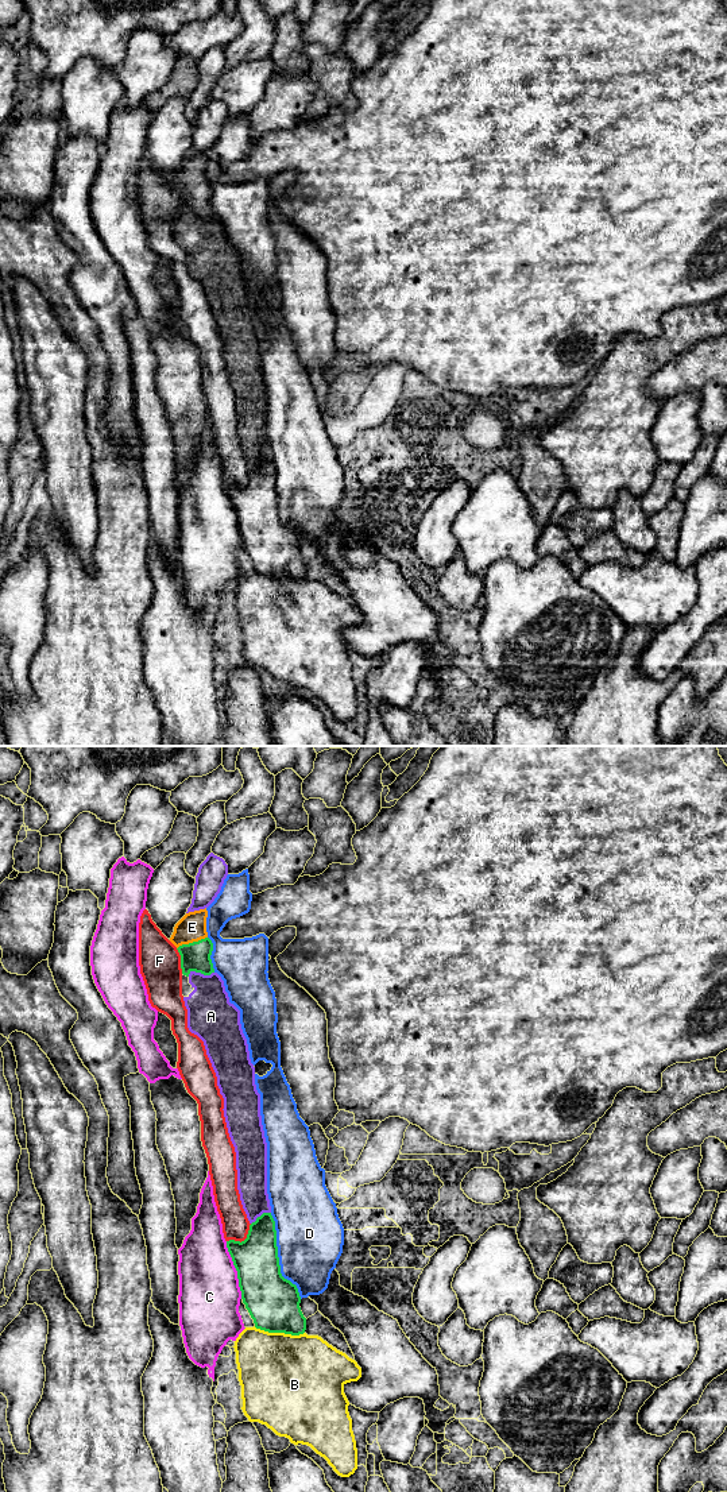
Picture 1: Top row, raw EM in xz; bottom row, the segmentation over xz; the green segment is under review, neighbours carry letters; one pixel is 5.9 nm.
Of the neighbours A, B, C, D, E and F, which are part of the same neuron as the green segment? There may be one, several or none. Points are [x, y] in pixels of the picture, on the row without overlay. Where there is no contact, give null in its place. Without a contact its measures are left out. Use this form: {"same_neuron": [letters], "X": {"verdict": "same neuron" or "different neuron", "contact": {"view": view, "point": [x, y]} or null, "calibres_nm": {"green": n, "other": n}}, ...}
{"same_neuron": ["E"], "A": {"verdict": "different neuron", "contact": {"view": "xz", "point": [200, 216]}, "calibres_nm": {"green": 180, "other": 280}}, "B": {"verdict": "different neuron", "contact": {"view": "xz", "point": [279, 576]}, "calibres_nm": {"green": 320, "other": 480}}, "C": {"verdict": "different neuron", "contact": {"view": "xz", "point": [236, 514]}, "calibres_nm": {"green": 300, "other": 360}}, "D": {"verdict": "different neuron", "contact": {"view": "xz", "point": [278, 502]}, "calibres_nm": {"green": 300, "other": 400}}, "E": {"verdict": "same neuron", "contact": {"view": "xz", "point": [193, 186]}, "calibres_nm": {"green": 180, "other": 170}}, "F": {"verdict": "different neuron", "contact": {"view": "xz", "point": [244, 484]}, "calibres_nm": {"green": 260, "other": 160}}}

